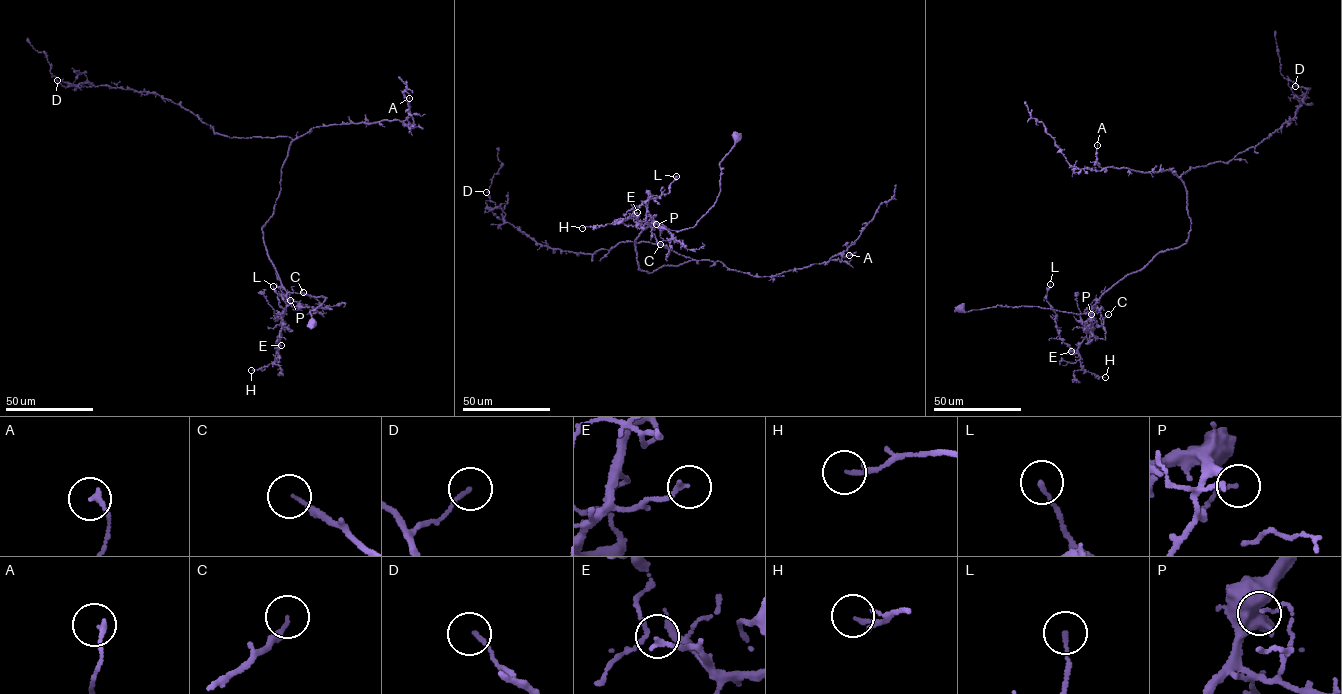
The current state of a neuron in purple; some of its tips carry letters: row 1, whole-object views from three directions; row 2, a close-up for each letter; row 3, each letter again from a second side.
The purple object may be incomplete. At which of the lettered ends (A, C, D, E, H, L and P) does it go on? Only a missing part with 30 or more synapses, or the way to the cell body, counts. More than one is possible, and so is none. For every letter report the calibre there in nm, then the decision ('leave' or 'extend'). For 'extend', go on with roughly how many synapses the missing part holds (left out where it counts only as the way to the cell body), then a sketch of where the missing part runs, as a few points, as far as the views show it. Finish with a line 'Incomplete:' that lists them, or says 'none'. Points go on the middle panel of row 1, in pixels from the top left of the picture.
A: 170 nm thick; leave
C: 130 nm thick; leave
D: 130 nm thick; leave
E: 150 nm thick; leave
H: 130 nm thick; leave
L: 130 nm thick; leave
P: 80 nm thick; leave
Incomplete: none

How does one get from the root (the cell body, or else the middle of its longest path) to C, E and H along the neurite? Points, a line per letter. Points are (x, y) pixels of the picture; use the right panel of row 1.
C: (960, 309), (1022, 306), (1078, 314), (1094, 306), (1085, 324), (1094, 337), (1104, 339), (1103, 320), (1108, 314)
E: (960, 309), (1022, 306), (1078, 314), (1094, 306), (1092, 328), (1078, 352), (1071, 351)
H: (960, 309), (1022, 306), (1078, 314), (1094, 306), (1092, 328), (1077, 351), (1083, 369), (1105, 377)

